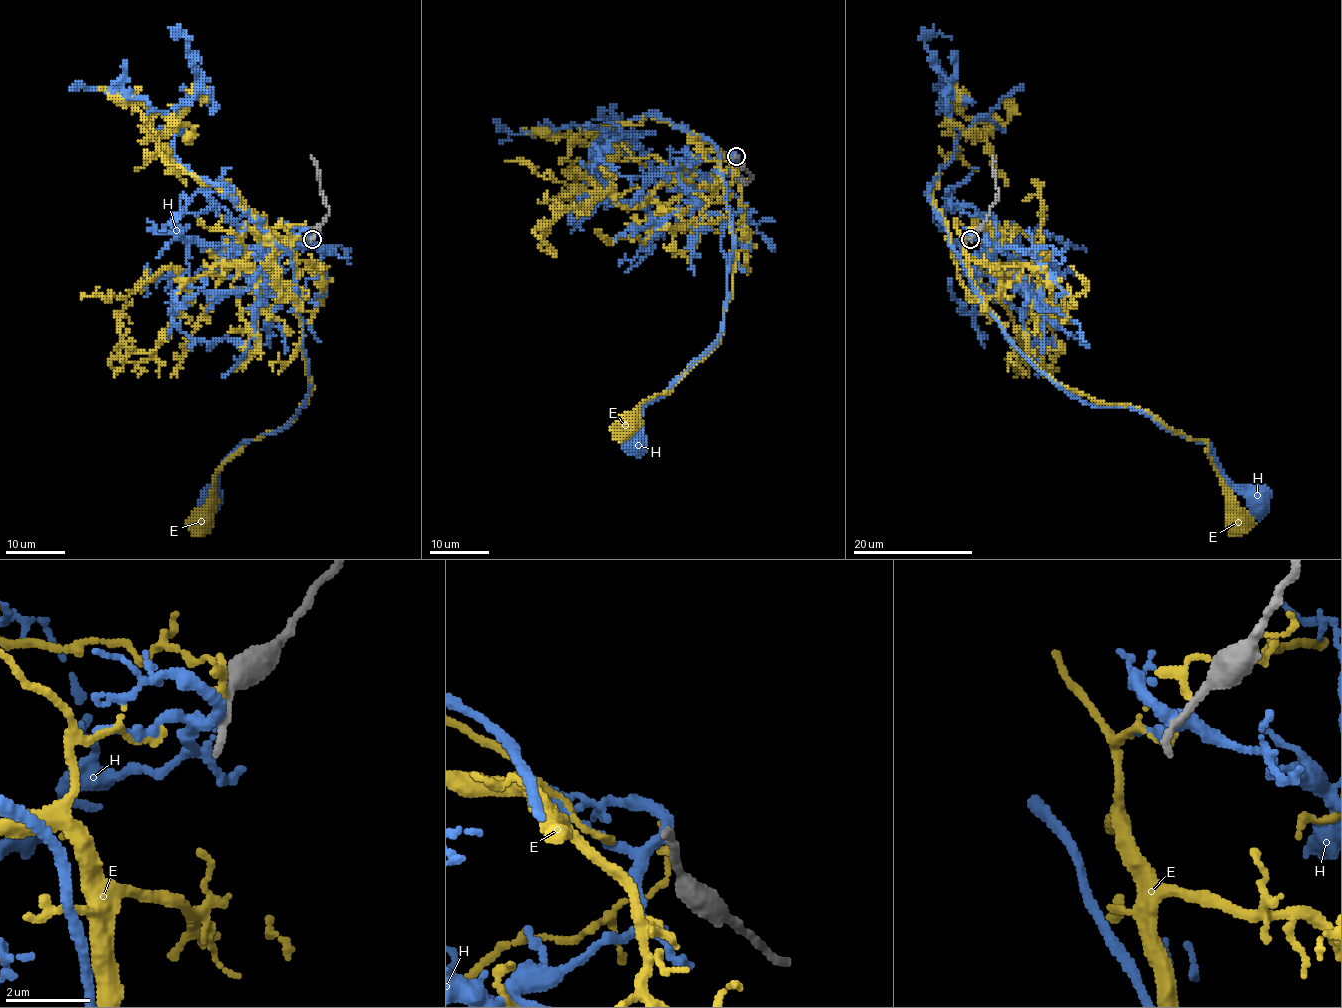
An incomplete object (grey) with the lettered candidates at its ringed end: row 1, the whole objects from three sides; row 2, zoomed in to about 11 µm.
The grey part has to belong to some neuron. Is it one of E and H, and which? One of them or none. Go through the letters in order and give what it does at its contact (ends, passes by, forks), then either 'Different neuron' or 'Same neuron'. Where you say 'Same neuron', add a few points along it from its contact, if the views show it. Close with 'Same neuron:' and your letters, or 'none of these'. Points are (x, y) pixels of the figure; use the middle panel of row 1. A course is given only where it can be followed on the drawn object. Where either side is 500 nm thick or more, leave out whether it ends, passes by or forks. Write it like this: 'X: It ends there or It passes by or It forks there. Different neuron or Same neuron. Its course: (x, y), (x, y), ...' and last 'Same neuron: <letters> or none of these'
E: It ends there. Different neuron
H: It forks there. Different neuron
Same neuron: none of these

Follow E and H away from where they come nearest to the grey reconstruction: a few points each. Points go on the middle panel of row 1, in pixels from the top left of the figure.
E: (737, 160), (699, 185), (688, 179), (703, 149), (719, 155), (736, 248), (722, 335), (669, 393), (624, 420)
H: (736, 158), (707, 179), (687, 148), (702, 136), (718, 152), (727, 302), (719, 336), (645, 405), (634, 444)

